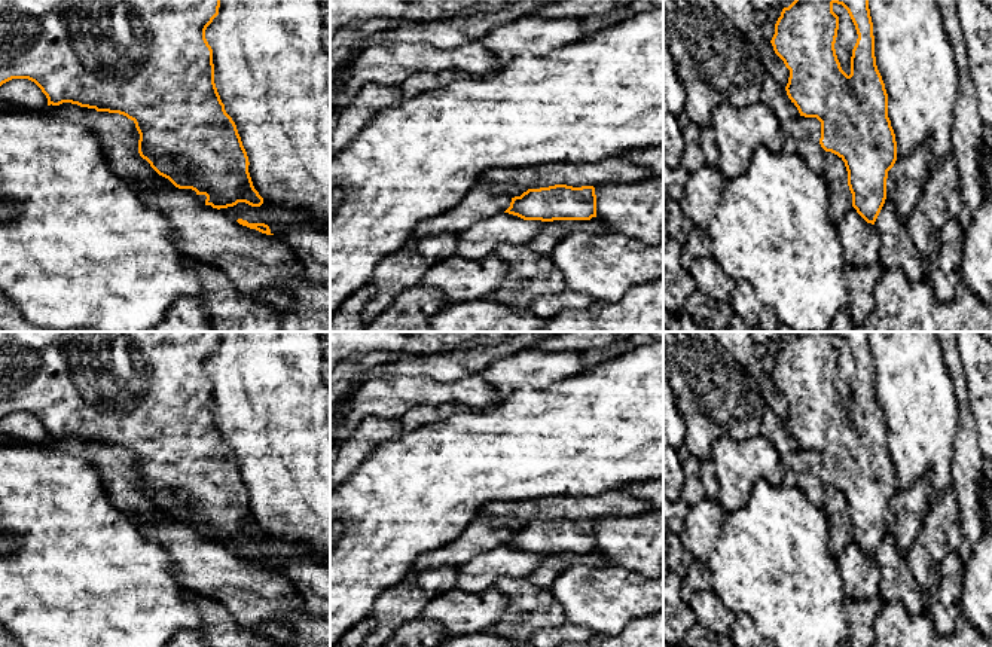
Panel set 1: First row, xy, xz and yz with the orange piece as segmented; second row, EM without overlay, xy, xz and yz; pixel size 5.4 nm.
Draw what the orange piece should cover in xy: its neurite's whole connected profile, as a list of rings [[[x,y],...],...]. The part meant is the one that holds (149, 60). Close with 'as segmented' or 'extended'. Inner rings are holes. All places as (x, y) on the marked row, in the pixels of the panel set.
[[[0,0],[0,86],[12,79],[28,79],[46,95],[48,106],[71,103],[97,112],[123,115],[135,123],[140,134],[140,156],[175,187],[192,189],[196,195],[205,195],[205,205],[217,210],[233,207],[238,202],[260,207],[263,198],[253,186],[247,152],[214,83],[213,49],[205,39],[205,30],[219,15],[219,7],[220,0]]]; as segmented

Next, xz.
[[[555,184],[528,189],[521,196],[512,198],[504,213],[524,220],[590,220],[596,217],[595,187]]]; as segmented

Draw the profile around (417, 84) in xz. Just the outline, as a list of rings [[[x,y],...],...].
[[[448,70],[448,71],[437,71],[437,73],[416,73],[409,76],[403,83],[400,83],[402,97],[412,98],[430,89],[442,88],[449,85],[454,80],[460,79],[474,79],[460,70]]]

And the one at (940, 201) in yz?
[[[952,152],[927,177],[907,222],[909,235],[922,256],[925,272],[935,259],[938,232],[949,220],[958,219],[962,210],[959,183],[961,176]]]

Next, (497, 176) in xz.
[[[620,156],[582,164],[544,164],[540,167],[494,168],[486,171],[477,184],[518,183],[529,189],[567,184],[573,187],[599,186],[607,183],[632,183],[654,174]]]

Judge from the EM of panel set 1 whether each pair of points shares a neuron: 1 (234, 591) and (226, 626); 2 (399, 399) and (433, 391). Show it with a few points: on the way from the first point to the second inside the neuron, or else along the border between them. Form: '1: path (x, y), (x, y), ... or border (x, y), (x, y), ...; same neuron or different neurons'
1: border (198, 595), (217, 600), (238, 622), (255, 631); different neurons
2: path (408, 391), (424, 391); same neuron

